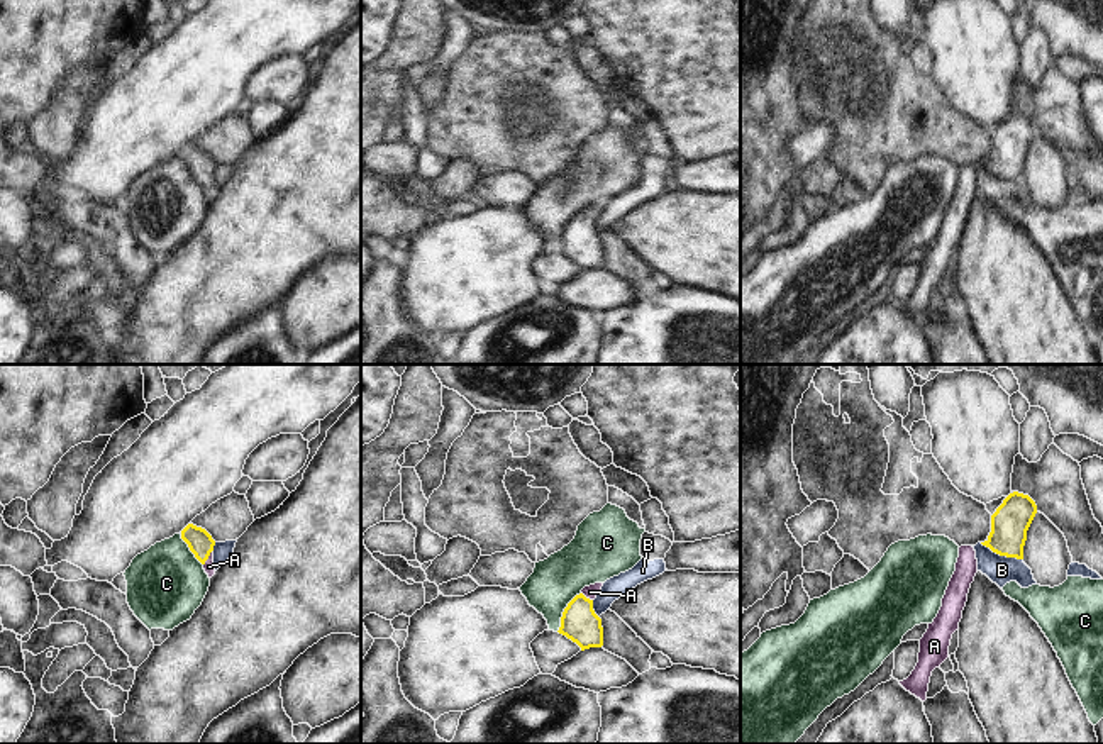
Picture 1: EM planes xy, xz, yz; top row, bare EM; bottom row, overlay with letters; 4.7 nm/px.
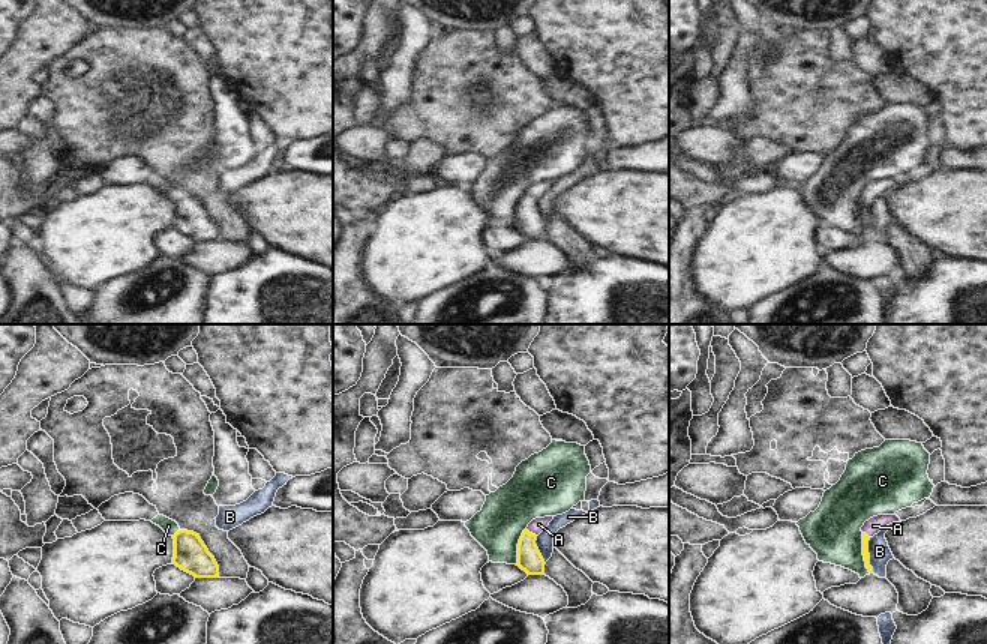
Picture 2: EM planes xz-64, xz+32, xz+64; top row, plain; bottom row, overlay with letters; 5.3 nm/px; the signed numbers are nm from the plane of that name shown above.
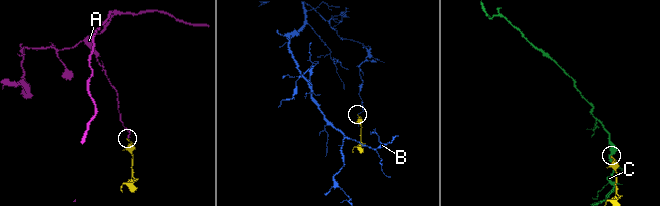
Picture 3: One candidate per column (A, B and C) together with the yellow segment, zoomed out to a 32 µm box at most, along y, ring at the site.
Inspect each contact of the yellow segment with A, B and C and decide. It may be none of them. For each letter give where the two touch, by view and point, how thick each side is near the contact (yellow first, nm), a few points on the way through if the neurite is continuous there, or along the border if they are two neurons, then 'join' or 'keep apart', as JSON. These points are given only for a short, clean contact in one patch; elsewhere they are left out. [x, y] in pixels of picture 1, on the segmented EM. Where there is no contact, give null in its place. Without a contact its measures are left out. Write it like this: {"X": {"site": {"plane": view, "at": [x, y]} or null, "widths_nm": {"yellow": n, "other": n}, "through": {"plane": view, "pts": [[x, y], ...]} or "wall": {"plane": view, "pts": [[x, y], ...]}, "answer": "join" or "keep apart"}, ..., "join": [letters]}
{"A": {"site": {"plane": "xy", "at": [207, 558]}, "widths_nm": {"yellow": 120, "other": 50}, "through": {"plane": "xy", "pts": [[200, 543], [207, 558], [209, 566]]}, "answer": "join"}, "B": {"site": {"plane": "yz", "at": [1002, 555]}, "widths_nm": {"yellow": 180, "other": 140}, "wall": {"plane": "yz", "pts": [[980, 543], [1000, 555], [1022, 560]]}, "answer": "keep apart"}, "C": {"site": {"plane": "xz", "at": [563, 612]}, "widths_nm": {"yellow": 170, "other": 220}, "wall": {"plane": "xz", "pts": [[580, 592], [565, 609], [561, 626], [556, 631]]}, "answer": "keep apart"}, "join": ["A"]}

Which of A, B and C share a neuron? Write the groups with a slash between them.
A / B / C

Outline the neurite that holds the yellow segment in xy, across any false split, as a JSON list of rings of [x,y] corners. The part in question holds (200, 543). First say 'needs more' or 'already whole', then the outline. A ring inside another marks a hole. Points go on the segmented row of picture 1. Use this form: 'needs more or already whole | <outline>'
needs more | [[[188,524],[181,530],[181,539],[188,544],[195,558],[203,564],[203,569],[208,575],[208,578],[212,578],[215,575],[213,566],[215,541],[212,539],[212,536],[205,529]]]

